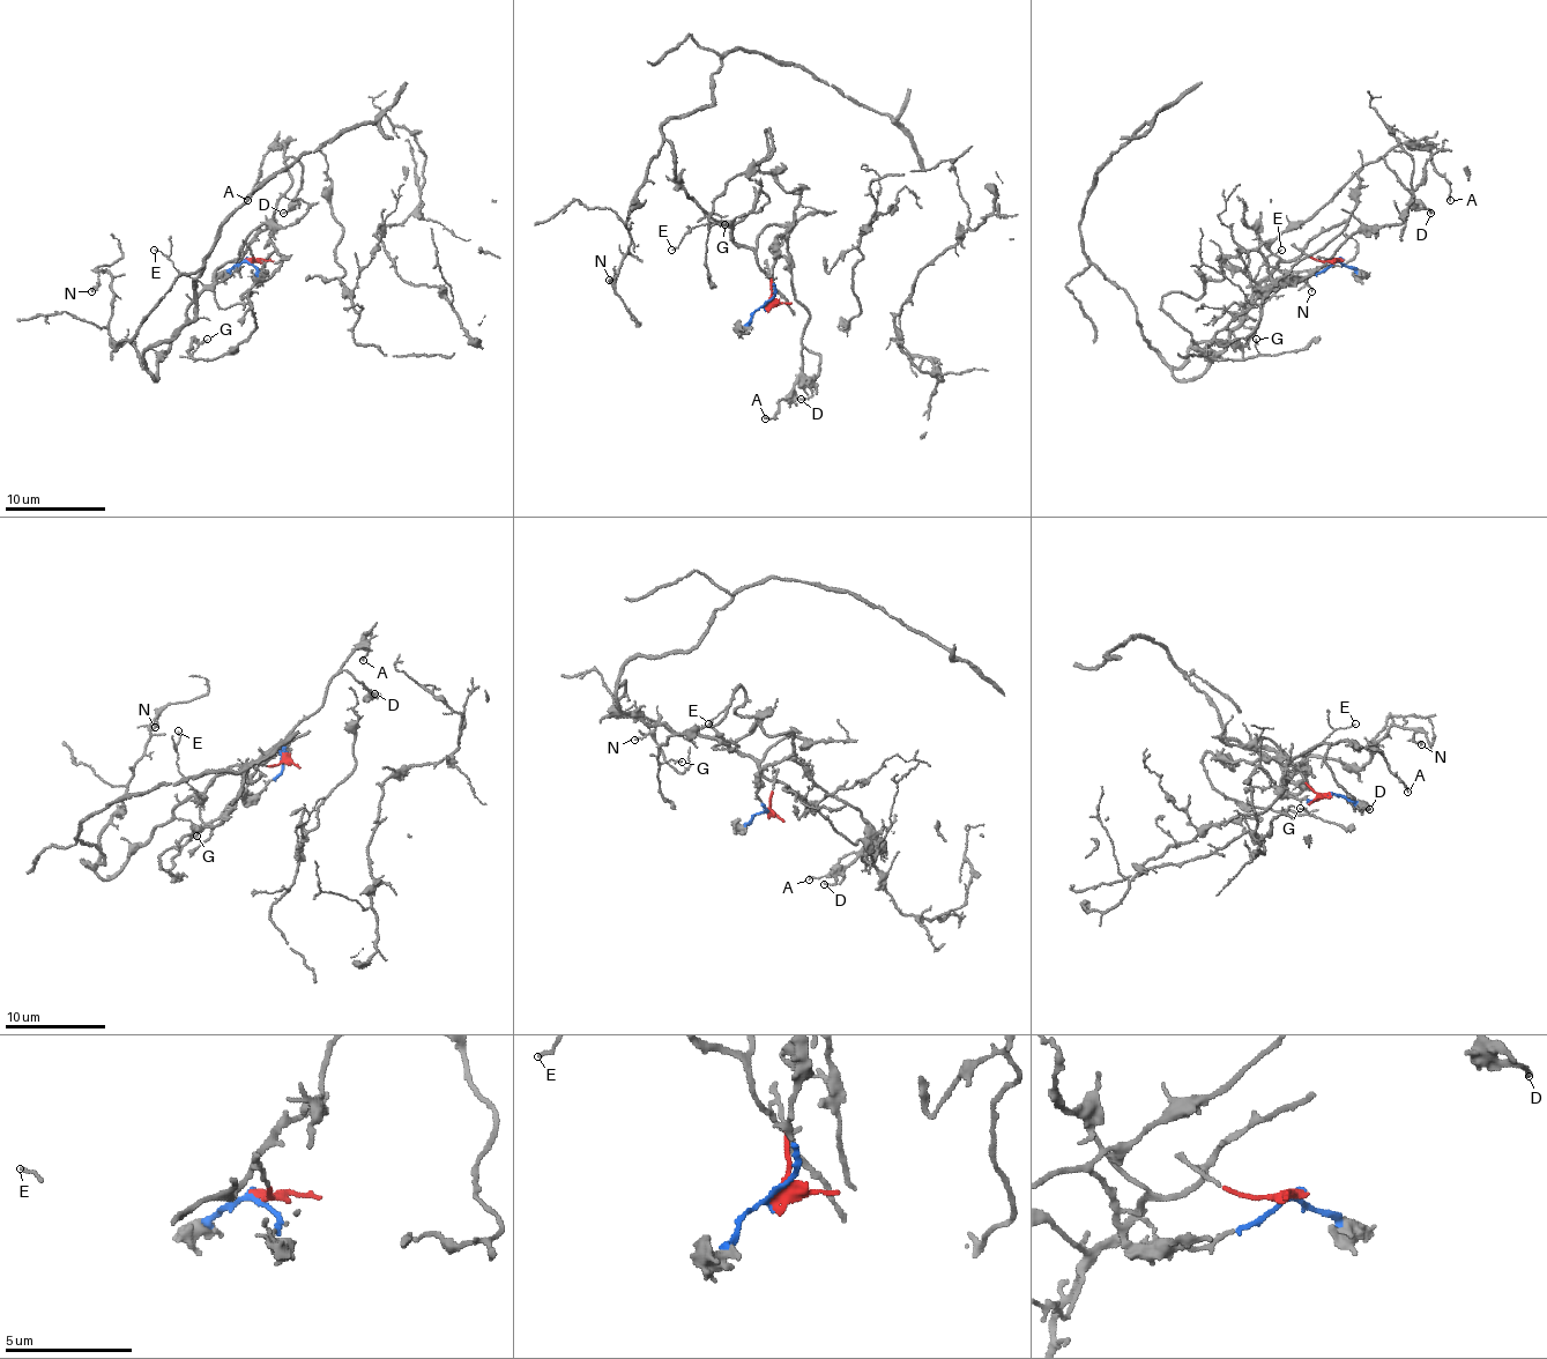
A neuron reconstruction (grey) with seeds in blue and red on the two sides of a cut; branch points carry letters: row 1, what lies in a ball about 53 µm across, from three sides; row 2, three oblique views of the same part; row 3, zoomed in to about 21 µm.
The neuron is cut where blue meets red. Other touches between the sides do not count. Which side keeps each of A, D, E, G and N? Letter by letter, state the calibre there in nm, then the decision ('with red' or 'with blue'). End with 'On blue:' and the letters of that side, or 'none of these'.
A: 140 nm thick; with blue
D: 160 nm thick; with blue
E: 100 nm thick; with red
G: 140 nm thick; with blue
N: 140 nm thick; with red
On blue: A, D, G

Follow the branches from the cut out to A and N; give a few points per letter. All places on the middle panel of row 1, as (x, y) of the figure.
A: (765, 304), (774, 294), (774, 242), (793, 227), (793, 294), (810, 314), (800, 383), (765, 417)
N: (765, 304), (772, 279), (689, 195), (667, 140), (646, 168), (626, 223), (631, 244), (608, 279)

